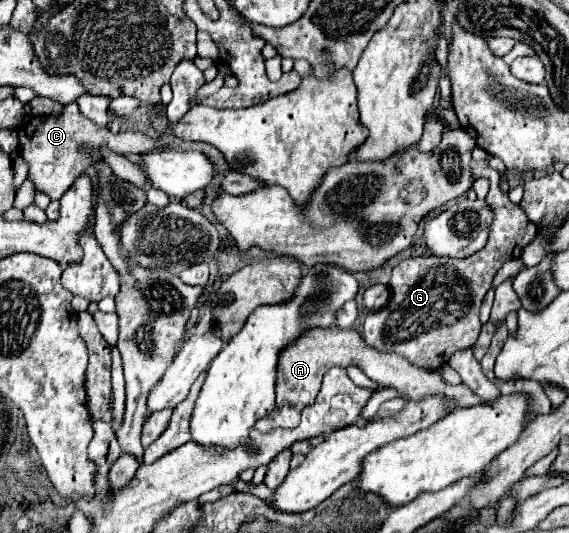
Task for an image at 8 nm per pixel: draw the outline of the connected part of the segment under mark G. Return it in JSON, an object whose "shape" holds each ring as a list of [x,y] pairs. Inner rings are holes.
{"shape":[[[472,160],[472,174],[474,178],[482,176],[490,180],[486,202],[494,210],[494,222],[490,226],[488,244],[464,260],[434,258],[434,254],[402,260],[394,266],[388,282],[388,304],[368,314],[362,328],[362,338],[368,346],[378,352],[396,352],[424,370],[438,370],[454,352],[476,344],[476,336],[480,334],[480,302],[496,272],[508,258],[520,258],[524,246],[538,236],[536,226],[528,220],[522,206],[508,200],[508,194],[500,186],[500,174],[492,170],[486,160]]]}

